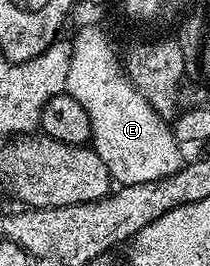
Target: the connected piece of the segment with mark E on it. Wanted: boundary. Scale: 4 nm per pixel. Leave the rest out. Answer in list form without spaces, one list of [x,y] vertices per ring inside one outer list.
[[[83,27],[73,35],[71,48],[73,61],[69,61],[66,94],[72,95],[89,115],[90,146],[105,161],[112,180],[119,185],[137,185],[177,173],[185,163],[184,148],[168,120],[135,90],[110,37],[99,27]]]

